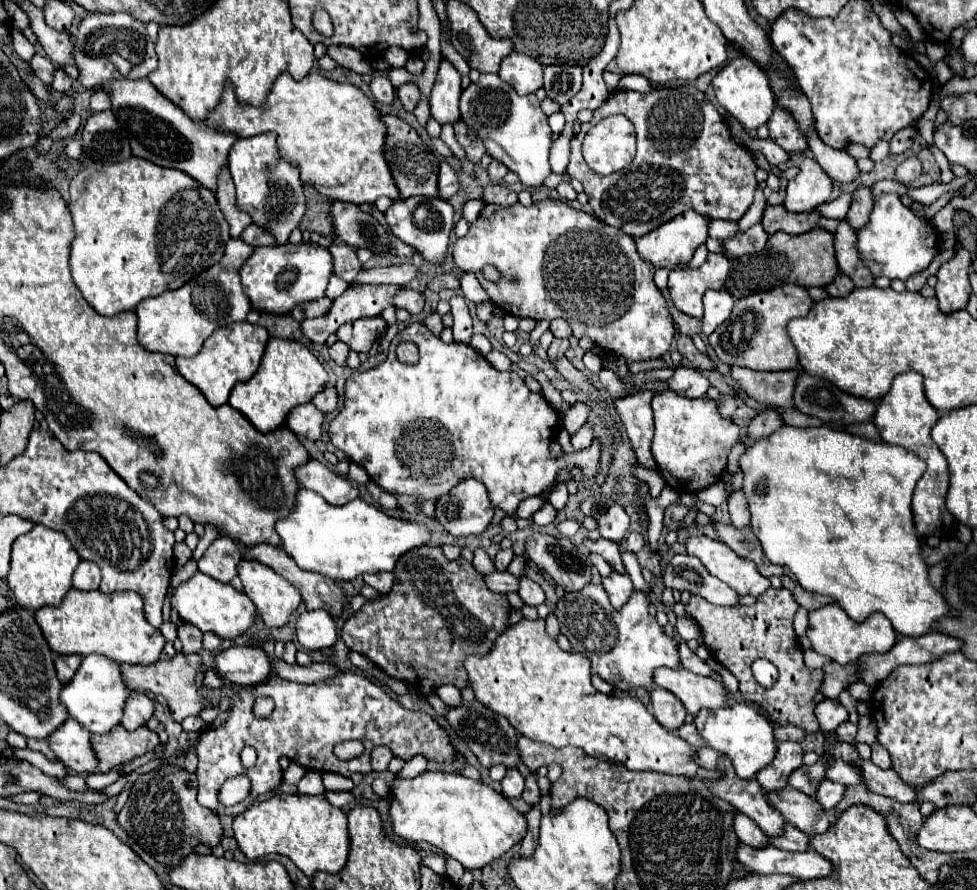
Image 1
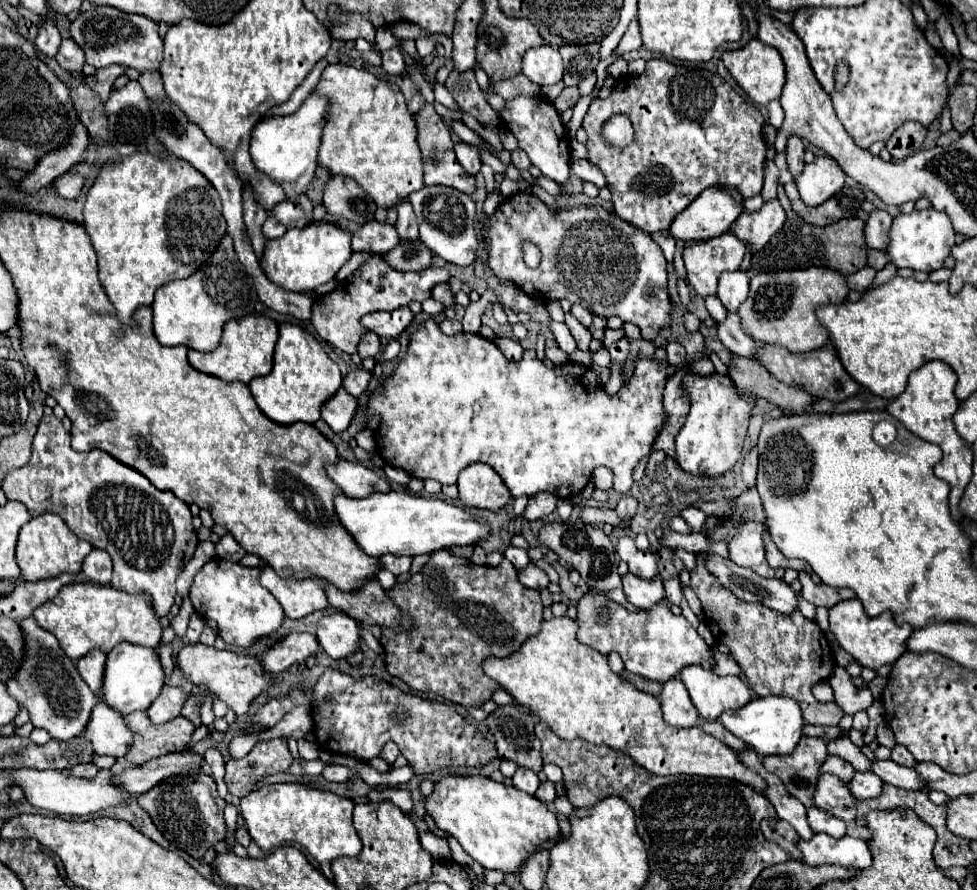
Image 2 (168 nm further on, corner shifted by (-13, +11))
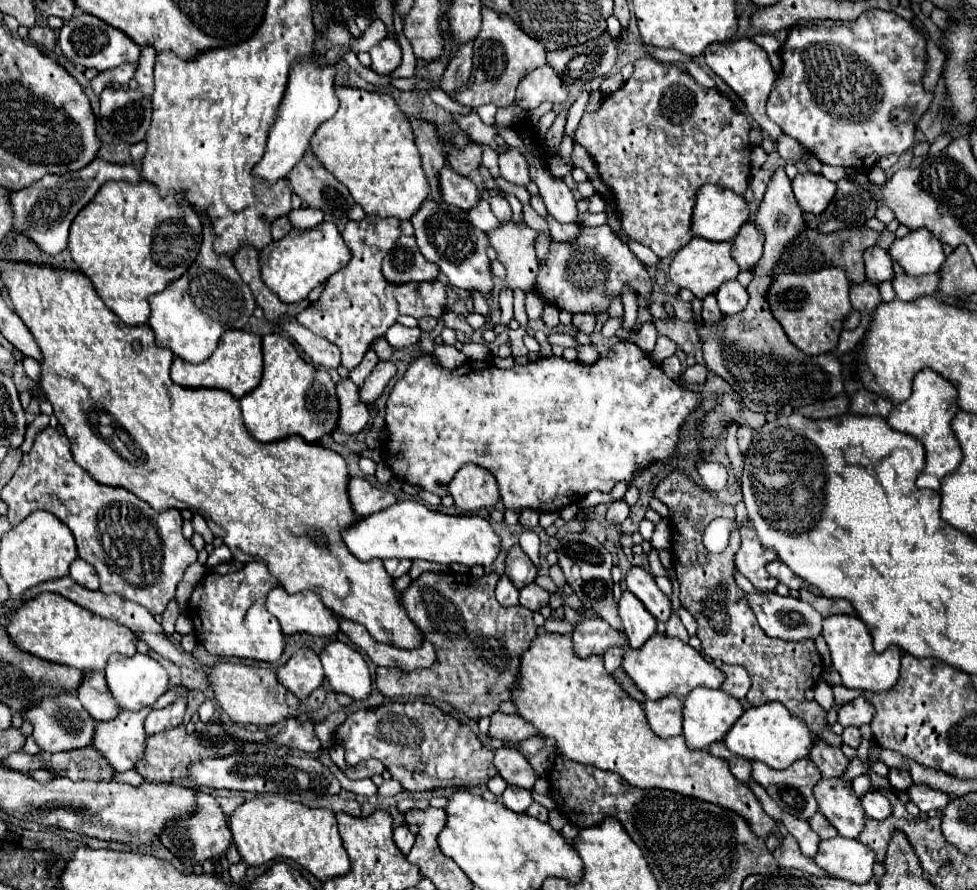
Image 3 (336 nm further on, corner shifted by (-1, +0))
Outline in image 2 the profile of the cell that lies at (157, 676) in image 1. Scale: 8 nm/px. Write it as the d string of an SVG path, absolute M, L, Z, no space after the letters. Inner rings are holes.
M201 643L183 647L177 657L177 665L193 685L207 685L209 691L217 695L221 701L225 701L237 715L245 715L253 699L259 697L263 691L267 691L275 683L271 679L271 673L267 673L261 667L255 655L243 655L229 649L207 647Z

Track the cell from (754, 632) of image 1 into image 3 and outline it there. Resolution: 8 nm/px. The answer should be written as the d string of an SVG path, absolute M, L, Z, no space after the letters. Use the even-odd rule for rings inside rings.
M671 472L657 488L655 496L669 506L671 518L669 526L673 532L673 568L679 580L679 600L685 610L693 614L697 620L697 636L703 644L703 652L707 656L721 658L725 664L739 664L751 676L751 690L747 694L747 702L751 706L761 706L771 700L785 704L785 708L807 722L807 728L813 734L821 734L827 728L827 712L817 704L805 700L805 690L813 688L821 680L823 660L815 648L813 640L787 642L765 636L761 626L757 624L751 608L747 606L743 594L739 592L733 572L733 556L741 544L739 530L731 530L729 546L721 554L711 554L703 546L703 530L707 524L719 516L735 520L735 510L729 504L721 504L711 498L711 494L699 486L695 486L689 476ZM697 554L707 556L707 564L699 566Z

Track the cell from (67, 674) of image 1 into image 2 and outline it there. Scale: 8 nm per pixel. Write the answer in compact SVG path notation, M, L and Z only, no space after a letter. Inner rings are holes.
M95 649L93 653L87 653L85 657L81 657L81 661L77 661L77 669L79 669L81 677L85 679L85 683L91 687L91 691L95 695L99 695L103 689L105 659L107 659L107 655Z

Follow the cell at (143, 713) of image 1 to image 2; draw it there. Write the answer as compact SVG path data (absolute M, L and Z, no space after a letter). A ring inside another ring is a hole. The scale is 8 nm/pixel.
M165 685L165 689L153 701L153 705L147 709L147 713L149 713L153 723L167 723L167 721L181 715L185 699L187 699L187 695L185 695L185 691L181 687Z

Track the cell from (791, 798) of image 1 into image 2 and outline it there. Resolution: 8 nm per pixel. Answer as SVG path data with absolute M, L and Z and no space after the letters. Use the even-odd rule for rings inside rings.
M821 775L821 781L817 783L817 797L815 797L815 805L829 811L831 815L843 819L845 823L853 821L857 817L857 809L855 809L857 799L851 795L849 787L845 781L841 781L835 775Z

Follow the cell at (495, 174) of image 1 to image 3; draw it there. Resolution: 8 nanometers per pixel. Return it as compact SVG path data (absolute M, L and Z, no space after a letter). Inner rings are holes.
M509 148L507 152L499 154L499 172L505 180L519 186L525 186L531 180L527 160L517 148Z

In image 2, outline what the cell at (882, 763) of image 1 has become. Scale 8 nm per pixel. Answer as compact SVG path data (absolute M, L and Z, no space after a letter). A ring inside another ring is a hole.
M895 745L895 747L893 747L891 759L893 759L895 763L899 763L899 765L905 765L905 767L915 767L915 765L917 765L915 757L913 757L905 747L901 747L901 745Z

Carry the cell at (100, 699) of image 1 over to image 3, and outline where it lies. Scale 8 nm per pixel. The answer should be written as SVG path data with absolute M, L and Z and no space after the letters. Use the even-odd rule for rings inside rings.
M113 654L107 662L105 676L107 676L109 692L121 710L141 710L145 706L151 706L161 694L167 692L167 684L169 684L165 668L157 660L145 654L135 654L131 658Z

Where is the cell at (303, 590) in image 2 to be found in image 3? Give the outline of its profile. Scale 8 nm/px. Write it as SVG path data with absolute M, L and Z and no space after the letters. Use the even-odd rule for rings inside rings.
M281 586L269 590L267 610L279 620L285 634L309 632L313 636L333 636L339 630L337 616L313 592L287 594Z

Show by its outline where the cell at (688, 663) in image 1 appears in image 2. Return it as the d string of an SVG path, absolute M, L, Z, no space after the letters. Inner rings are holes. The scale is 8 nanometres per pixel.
M713 649L713 653L715 653L715 661L717 661L717 665L715 665L717 675L741 675L741 667L733 659L733 655L723 655L717 649Z

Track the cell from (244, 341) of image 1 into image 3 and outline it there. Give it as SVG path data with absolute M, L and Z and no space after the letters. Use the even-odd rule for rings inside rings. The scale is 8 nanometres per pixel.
M229 330L223 332L217 350L203 364L189 364L181 358L175 358L171 366L171 380L185 388L219 388L231 392L235 398L241 398L259 384L261 372L263 372L261 336L245 330Z

